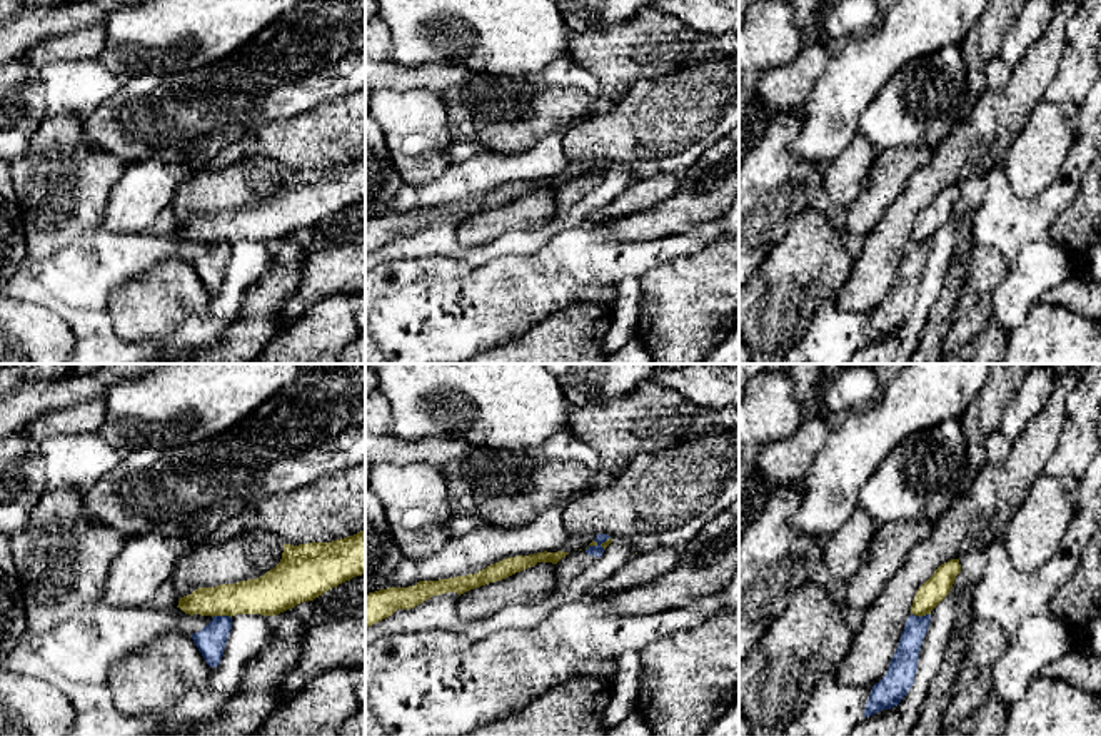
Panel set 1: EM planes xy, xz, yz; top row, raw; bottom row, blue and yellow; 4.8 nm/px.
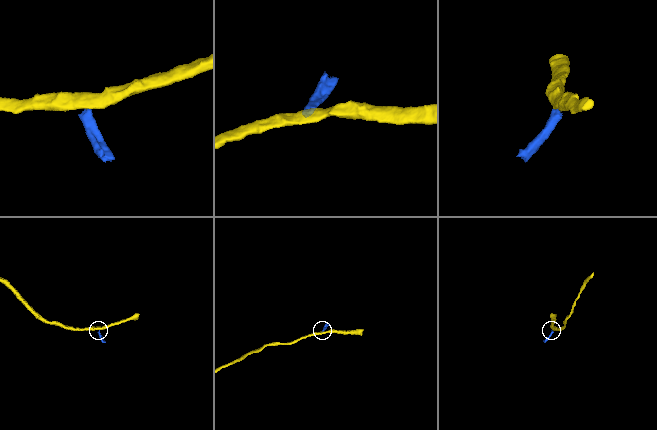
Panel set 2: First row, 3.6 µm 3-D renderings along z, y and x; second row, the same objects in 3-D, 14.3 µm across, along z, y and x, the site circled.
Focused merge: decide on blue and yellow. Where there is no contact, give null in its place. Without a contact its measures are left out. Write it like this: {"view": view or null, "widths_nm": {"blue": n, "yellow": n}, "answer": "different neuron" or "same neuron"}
{"view": "xy", "widths_nm": {"blue": 140, "yellow": 190}, "answer": "different neuron"}

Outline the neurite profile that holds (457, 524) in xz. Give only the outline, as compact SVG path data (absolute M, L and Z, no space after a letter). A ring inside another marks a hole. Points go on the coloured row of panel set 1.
M452 516L447 522L447 529L450 534L465 534L465 532L470 532L472 529L477 529L485 524L487 522L484 522L482 519Z

